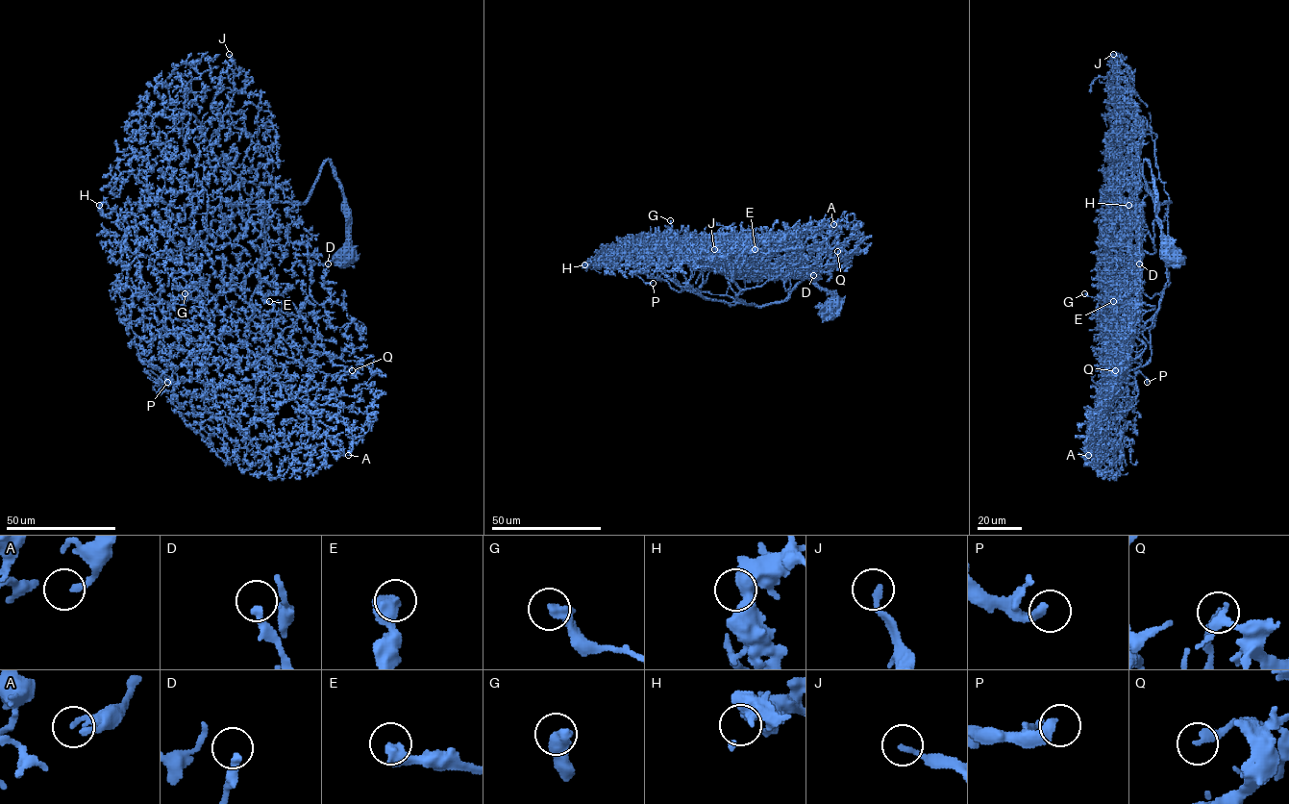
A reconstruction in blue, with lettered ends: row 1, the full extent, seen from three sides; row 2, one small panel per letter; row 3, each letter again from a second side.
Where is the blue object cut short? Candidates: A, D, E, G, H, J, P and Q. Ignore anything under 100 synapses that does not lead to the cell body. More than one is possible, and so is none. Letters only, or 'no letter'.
no letter

